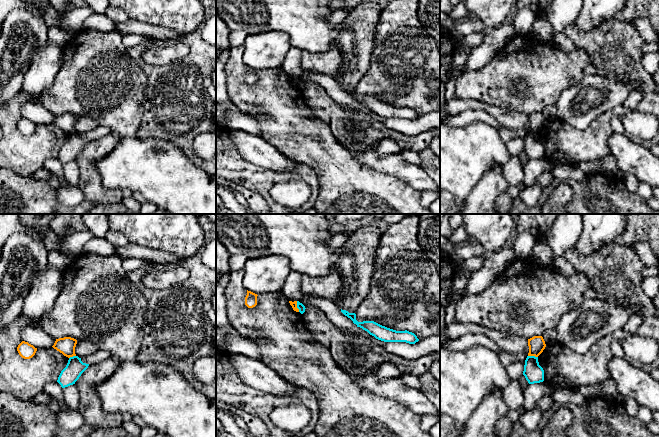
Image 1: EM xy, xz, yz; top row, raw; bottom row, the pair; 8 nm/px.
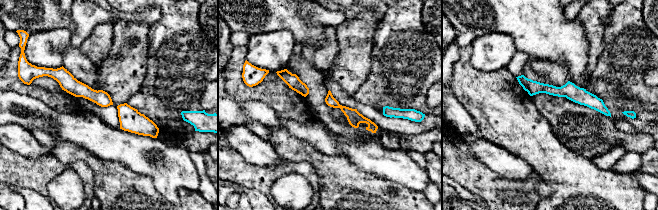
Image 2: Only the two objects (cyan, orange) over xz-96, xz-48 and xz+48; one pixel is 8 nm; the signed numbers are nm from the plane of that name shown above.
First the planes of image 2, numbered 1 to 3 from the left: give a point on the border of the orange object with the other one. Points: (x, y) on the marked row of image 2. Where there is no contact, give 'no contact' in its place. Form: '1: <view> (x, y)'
1: no contact
2: no contact
3: no contact

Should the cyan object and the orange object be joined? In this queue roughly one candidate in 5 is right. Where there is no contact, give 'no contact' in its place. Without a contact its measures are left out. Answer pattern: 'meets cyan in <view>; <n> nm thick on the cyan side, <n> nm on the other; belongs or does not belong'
meets cyan in xz; 60 nm thick on the cyan side, 50 nm on the other; does not belong

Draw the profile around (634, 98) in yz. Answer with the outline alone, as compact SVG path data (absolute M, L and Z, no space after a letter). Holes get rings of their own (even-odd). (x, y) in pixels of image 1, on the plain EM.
M638 90L632 91L628 98L624 101L623 107L625 107L628 111L634 111L637 109L637 105L642 99L642 93Z

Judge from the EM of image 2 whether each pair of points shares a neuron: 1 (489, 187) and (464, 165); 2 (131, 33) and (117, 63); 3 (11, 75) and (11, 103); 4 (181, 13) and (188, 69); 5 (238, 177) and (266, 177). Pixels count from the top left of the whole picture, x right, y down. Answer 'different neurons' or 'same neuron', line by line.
1: same neuron
2: same neuron
3: different neurons
4: same neuron
5: same neuron

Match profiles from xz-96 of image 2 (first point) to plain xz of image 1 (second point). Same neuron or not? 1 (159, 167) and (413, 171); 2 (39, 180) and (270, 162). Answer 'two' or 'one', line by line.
1: one
2: two

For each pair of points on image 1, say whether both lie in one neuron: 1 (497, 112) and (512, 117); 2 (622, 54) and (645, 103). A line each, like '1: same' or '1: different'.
1: same
2: same

